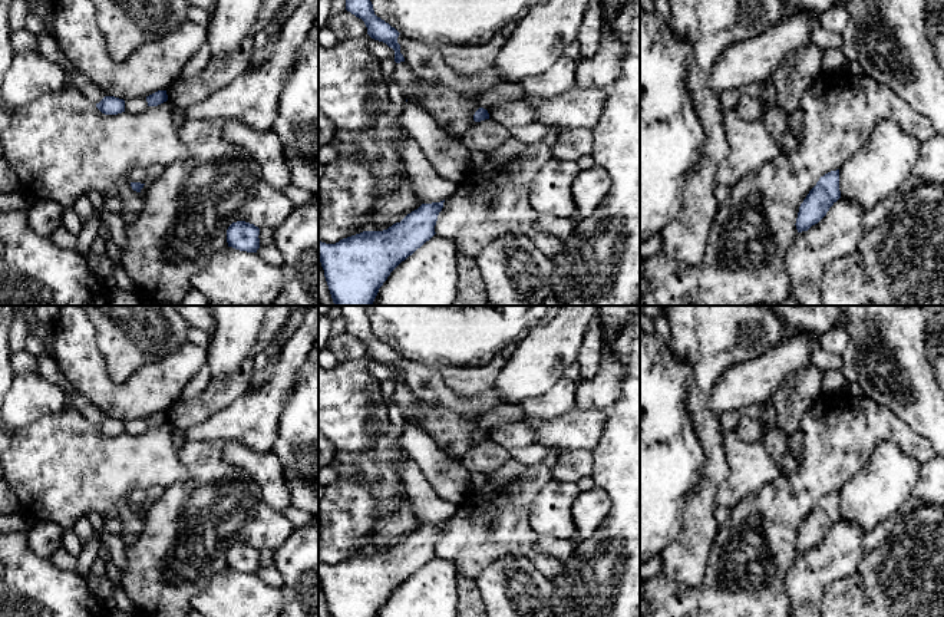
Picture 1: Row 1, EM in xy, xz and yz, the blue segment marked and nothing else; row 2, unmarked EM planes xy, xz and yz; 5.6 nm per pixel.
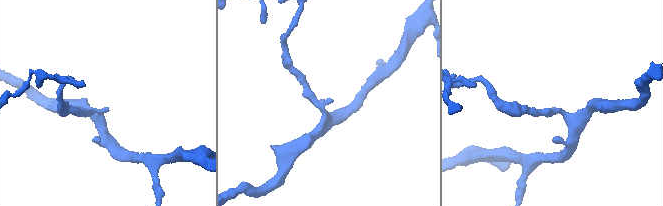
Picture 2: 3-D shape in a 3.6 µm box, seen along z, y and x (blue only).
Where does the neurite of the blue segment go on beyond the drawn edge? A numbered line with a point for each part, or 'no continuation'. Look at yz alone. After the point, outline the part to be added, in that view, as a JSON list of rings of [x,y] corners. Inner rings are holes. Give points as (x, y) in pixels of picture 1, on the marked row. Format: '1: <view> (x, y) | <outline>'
no continuation

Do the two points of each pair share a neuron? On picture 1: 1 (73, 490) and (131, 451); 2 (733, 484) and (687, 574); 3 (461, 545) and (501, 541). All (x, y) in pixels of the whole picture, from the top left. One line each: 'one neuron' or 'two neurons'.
1: one neuron
2: two neurons
3: one neuron

